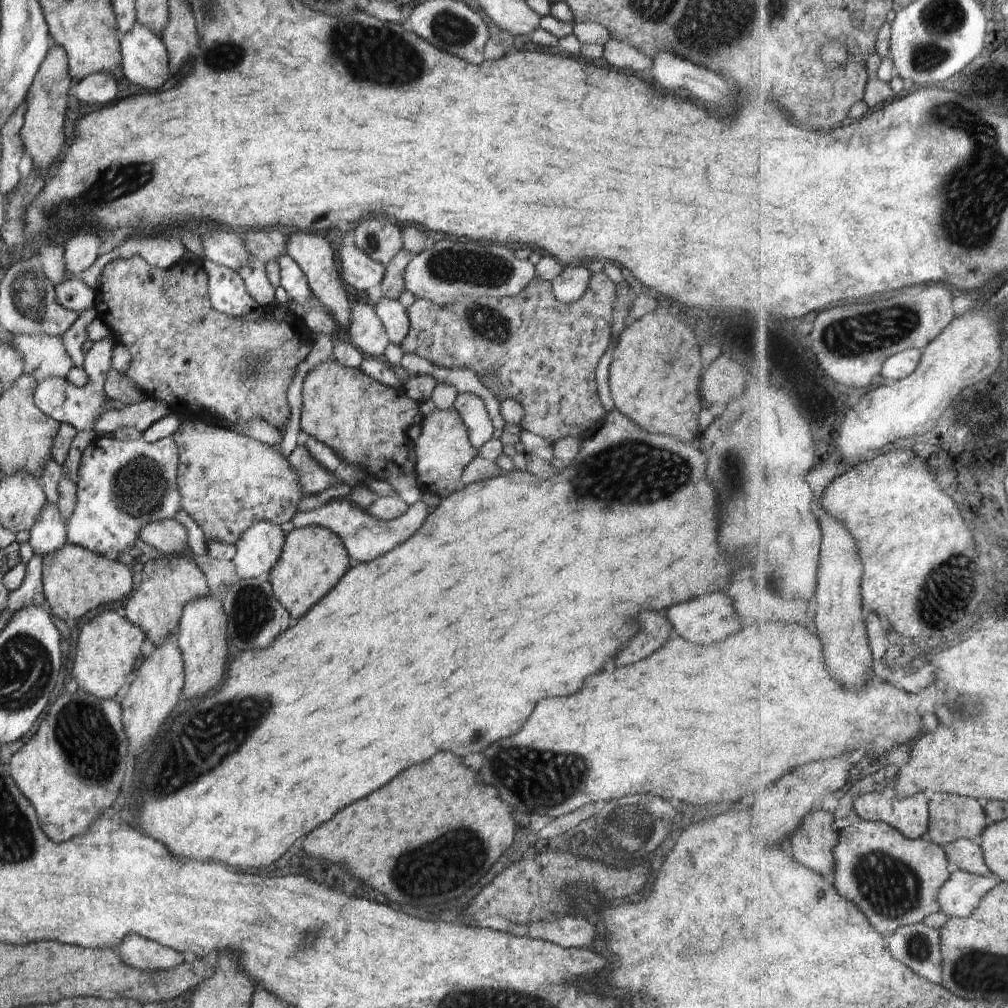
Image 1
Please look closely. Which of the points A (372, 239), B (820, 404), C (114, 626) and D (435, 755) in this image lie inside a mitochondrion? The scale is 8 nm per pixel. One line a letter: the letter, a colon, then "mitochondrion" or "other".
A: mitochondrion
B: other
C: other
D: other

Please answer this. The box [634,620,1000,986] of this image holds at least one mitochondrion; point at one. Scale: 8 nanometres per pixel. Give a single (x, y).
(892, 888)

